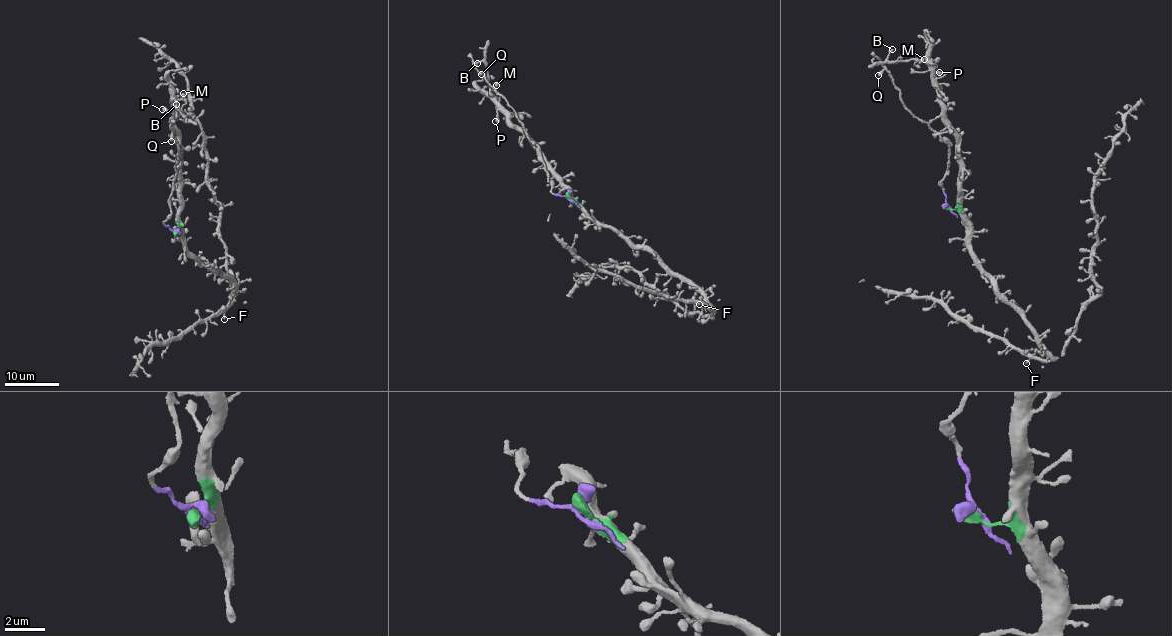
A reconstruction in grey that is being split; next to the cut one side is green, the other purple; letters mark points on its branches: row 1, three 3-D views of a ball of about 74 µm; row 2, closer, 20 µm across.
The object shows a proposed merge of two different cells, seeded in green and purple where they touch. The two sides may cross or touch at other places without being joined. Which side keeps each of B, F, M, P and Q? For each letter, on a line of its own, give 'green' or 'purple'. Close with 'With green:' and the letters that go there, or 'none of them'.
B: green
F: green
M: green
P: green
Q: purple
With green: B, F, M, P

